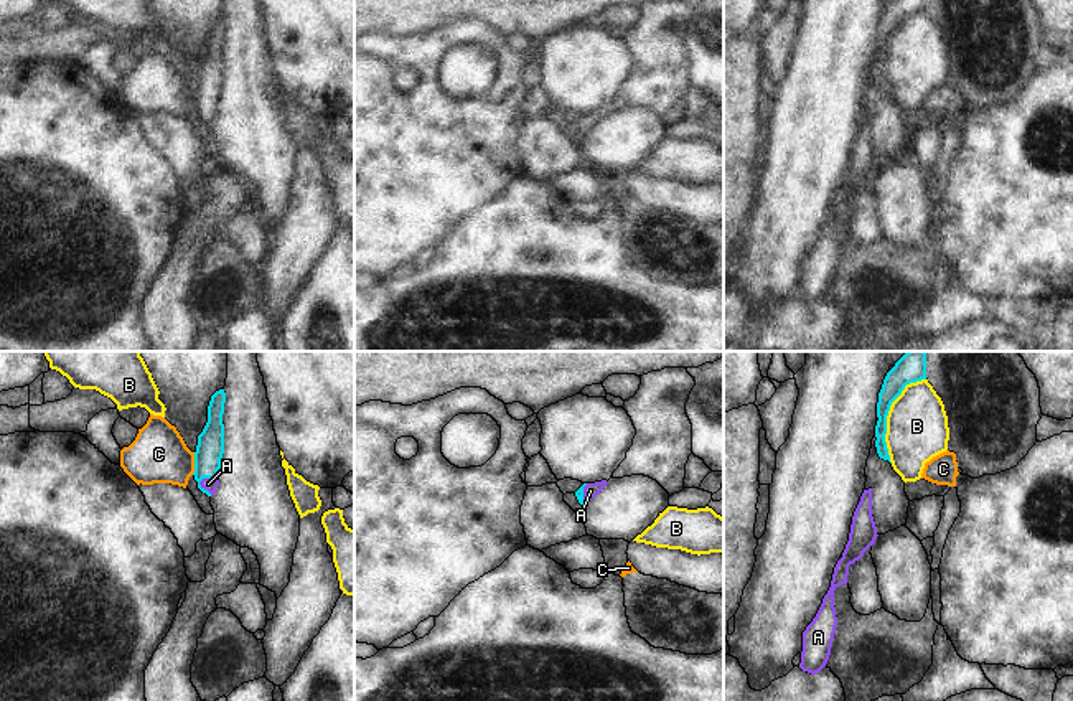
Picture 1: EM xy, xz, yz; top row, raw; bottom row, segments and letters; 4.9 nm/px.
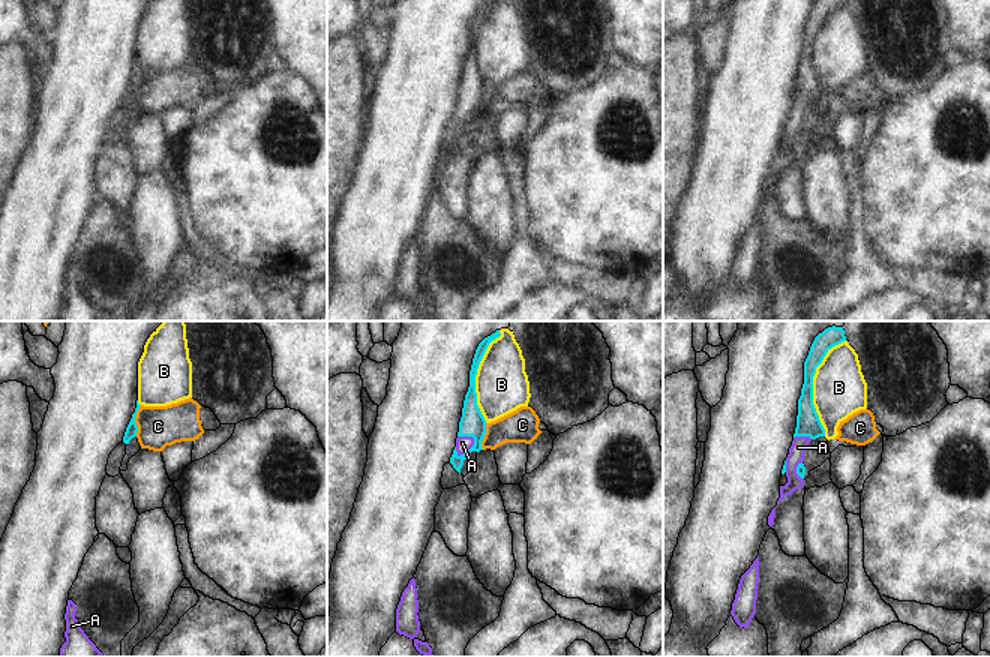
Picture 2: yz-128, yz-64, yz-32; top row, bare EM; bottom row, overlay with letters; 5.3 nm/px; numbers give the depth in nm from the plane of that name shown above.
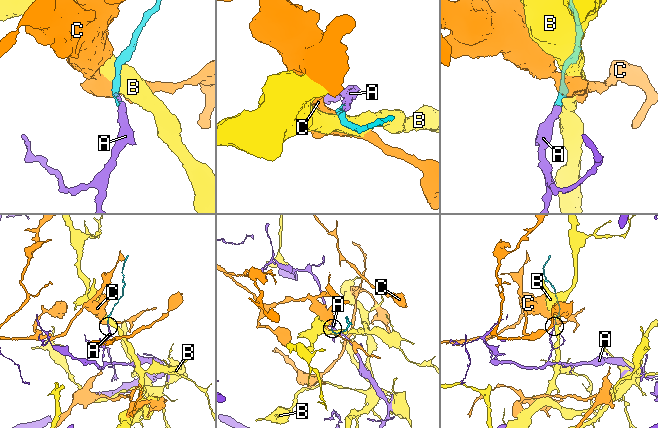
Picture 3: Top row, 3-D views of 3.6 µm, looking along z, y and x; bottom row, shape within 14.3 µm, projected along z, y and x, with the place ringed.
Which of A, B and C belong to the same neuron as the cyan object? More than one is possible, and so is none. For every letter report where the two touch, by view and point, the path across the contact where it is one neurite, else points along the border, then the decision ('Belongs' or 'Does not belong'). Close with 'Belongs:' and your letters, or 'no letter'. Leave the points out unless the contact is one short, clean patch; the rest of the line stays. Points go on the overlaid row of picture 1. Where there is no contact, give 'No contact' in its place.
A: Touches cyan at xy (203, 489). Path across: xy (210, 449), (203, 489), (208, 484). Belongs
B: Touches cyan at yz (887, 414). Does not belong
C: Touches cyan at xy (195, 464). Boundary: xy (195, 452), (195, 470), (192, 474). Does not belong
Belongs: A

